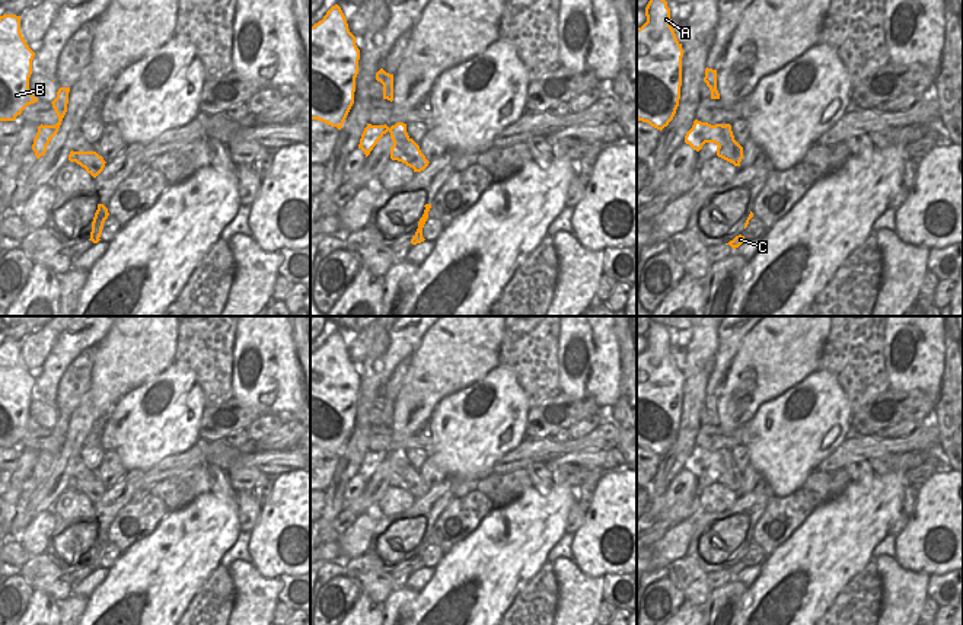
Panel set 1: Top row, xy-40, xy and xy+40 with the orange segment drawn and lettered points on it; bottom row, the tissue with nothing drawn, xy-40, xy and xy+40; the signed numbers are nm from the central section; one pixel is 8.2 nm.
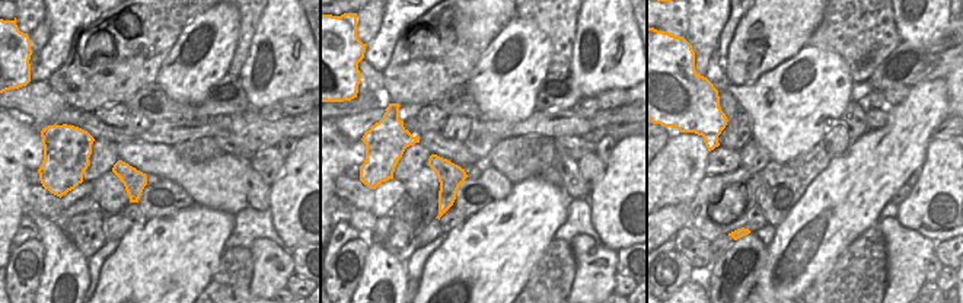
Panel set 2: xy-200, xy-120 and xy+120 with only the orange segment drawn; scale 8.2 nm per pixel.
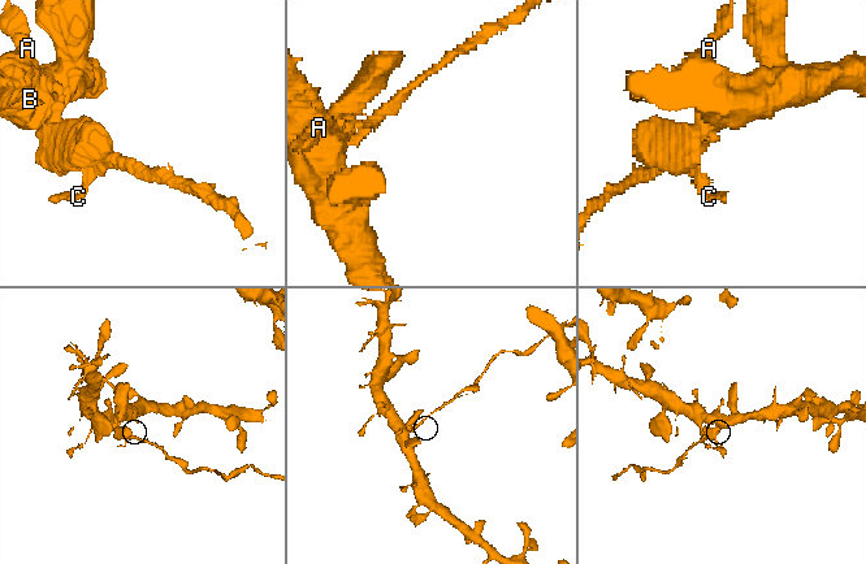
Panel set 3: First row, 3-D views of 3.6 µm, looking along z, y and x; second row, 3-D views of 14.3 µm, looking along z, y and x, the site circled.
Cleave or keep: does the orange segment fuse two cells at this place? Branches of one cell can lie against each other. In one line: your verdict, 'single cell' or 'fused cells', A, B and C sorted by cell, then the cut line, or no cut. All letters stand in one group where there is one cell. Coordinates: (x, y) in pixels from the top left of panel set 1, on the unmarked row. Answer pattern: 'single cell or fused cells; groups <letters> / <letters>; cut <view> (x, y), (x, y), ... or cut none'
fused cells; groups A B / C; cut xy+40 (734, 466), (718, 472)

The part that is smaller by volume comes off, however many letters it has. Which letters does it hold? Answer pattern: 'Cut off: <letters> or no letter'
Cut off: C

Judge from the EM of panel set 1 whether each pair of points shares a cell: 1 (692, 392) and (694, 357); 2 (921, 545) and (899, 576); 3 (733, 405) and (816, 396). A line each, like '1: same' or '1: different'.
1: same
2: different
3: different

